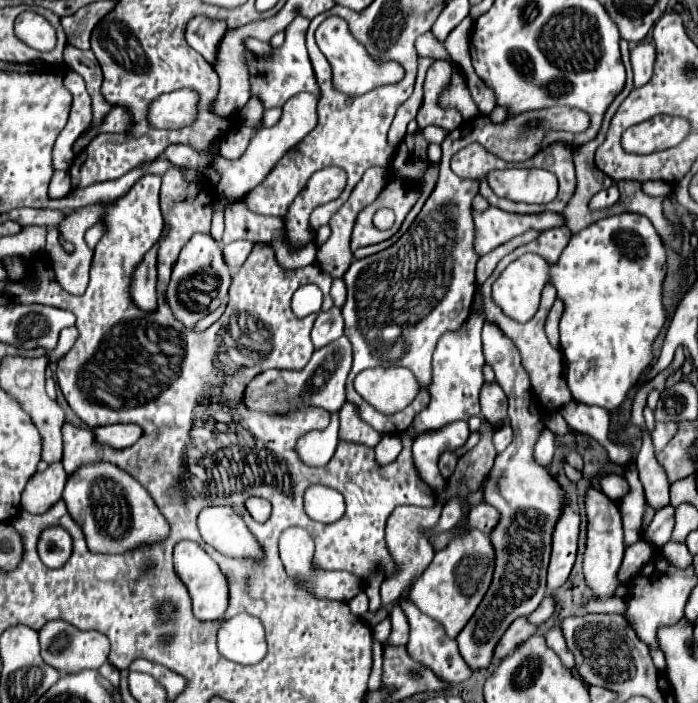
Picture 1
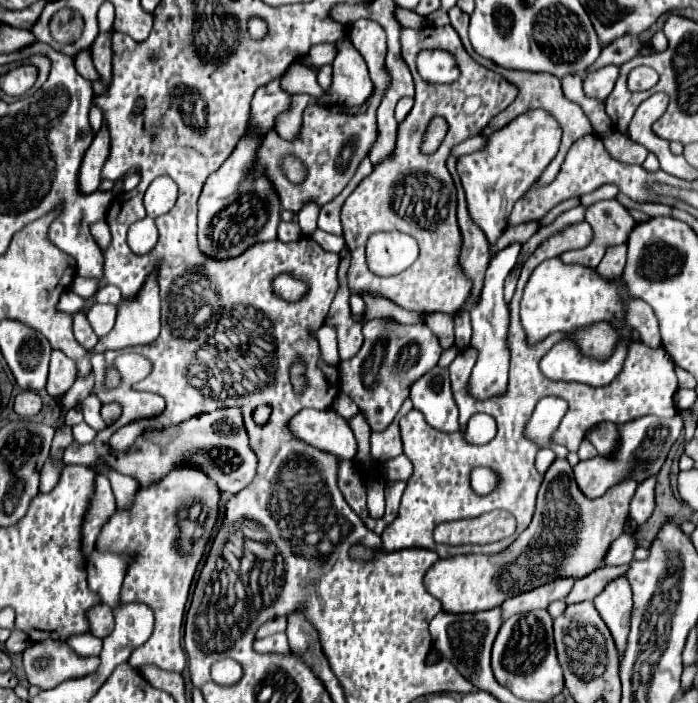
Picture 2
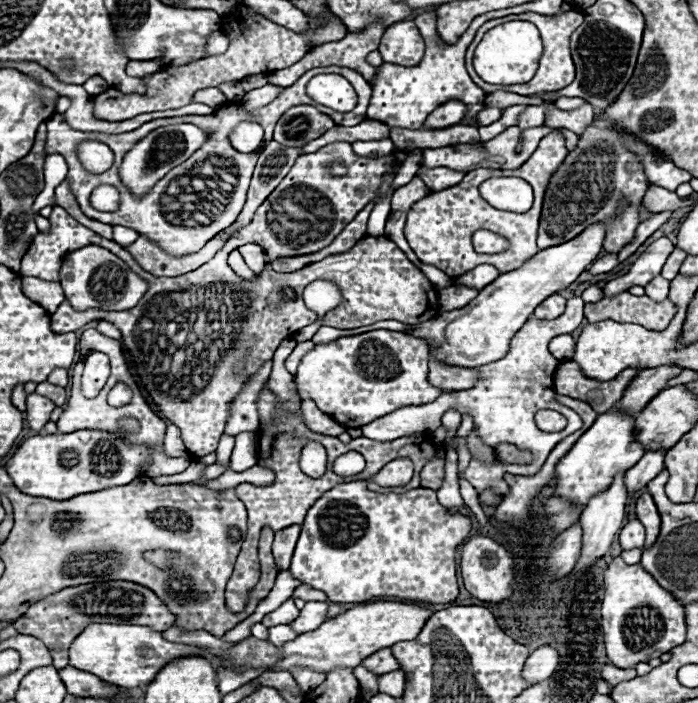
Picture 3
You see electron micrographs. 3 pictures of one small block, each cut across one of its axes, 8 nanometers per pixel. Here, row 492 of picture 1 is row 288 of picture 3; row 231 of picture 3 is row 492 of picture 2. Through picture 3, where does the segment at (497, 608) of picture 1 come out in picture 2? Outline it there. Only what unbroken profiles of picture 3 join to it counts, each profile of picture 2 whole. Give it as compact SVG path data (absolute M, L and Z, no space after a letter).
M642 416L632 422L624 422L618 426L618 446L614 454L608 456L594 456L590 460L578 462L574 466L574 476L580 486L580 490L588 498L602 496L608 488L634 478L638 484L644 482L650 476L658 476L660 468L666 462L666 456L672 448L672 444L678 440L682 432L682 420L680 418L658 418L658 416Z

